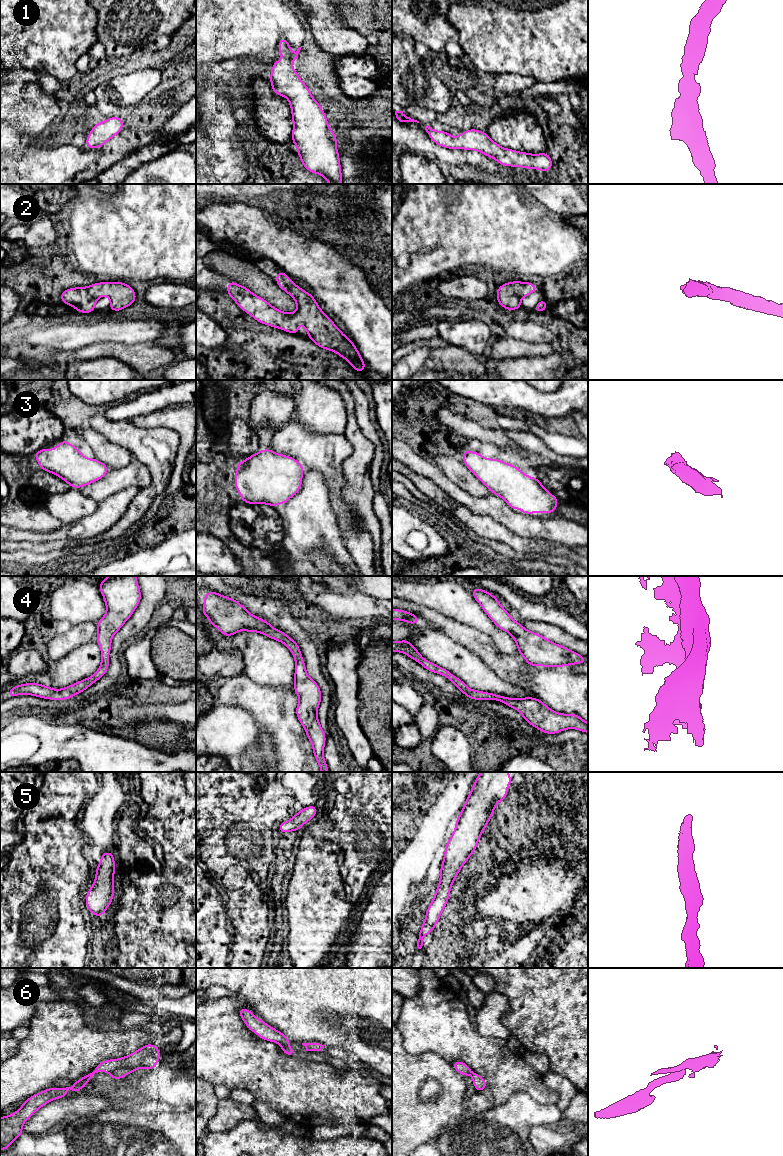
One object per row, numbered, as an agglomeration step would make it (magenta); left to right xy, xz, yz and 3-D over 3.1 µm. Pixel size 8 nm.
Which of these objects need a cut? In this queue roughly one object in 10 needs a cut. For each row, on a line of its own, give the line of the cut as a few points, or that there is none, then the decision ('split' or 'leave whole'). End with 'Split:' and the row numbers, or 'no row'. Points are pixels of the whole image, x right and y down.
1: no cut; leave whole
2: no cut; leave whole
3: no cut; leave whole
4: no cut; leave whole
5: no cut; leave whole
6: no cut; leave whole
Split: no row

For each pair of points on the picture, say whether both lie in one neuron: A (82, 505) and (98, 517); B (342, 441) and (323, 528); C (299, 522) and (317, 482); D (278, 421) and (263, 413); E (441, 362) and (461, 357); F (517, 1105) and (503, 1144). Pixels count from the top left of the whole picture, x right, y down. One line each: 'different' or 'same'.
A: different
B: different
C: same
D: same
E: same
F: same

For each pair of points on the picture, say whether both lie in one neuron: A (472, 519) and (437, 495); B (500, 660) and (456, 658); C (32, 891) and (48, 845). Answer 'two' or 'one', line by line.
A: one
B: two
C: one

